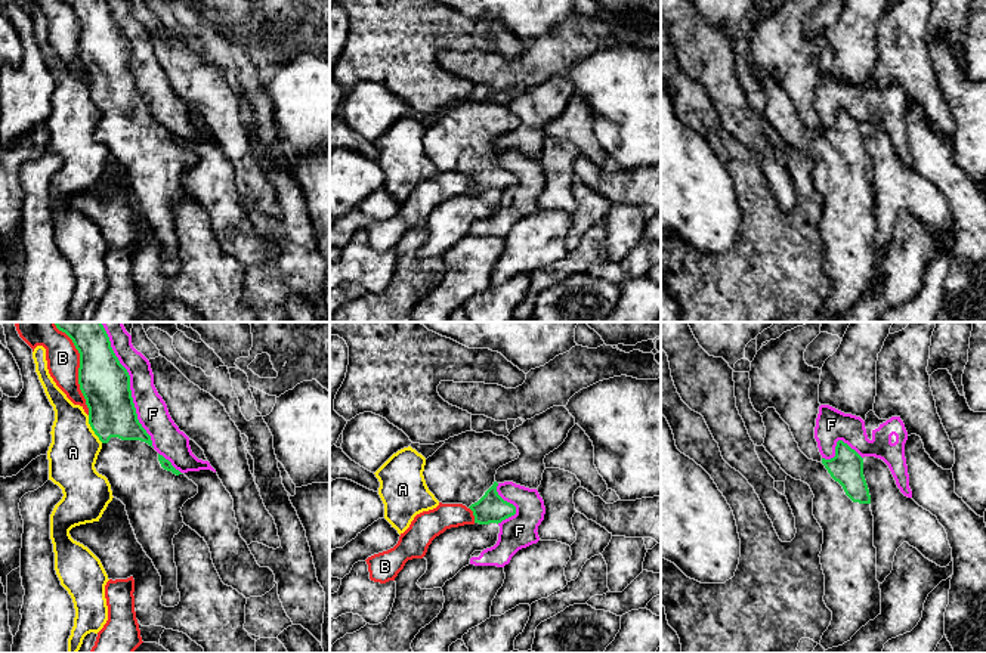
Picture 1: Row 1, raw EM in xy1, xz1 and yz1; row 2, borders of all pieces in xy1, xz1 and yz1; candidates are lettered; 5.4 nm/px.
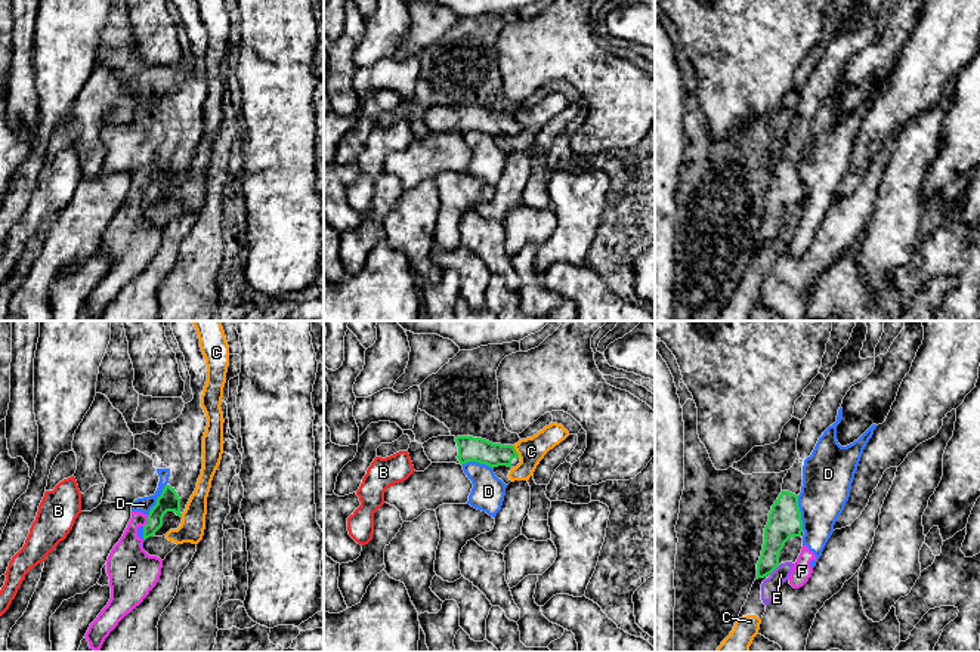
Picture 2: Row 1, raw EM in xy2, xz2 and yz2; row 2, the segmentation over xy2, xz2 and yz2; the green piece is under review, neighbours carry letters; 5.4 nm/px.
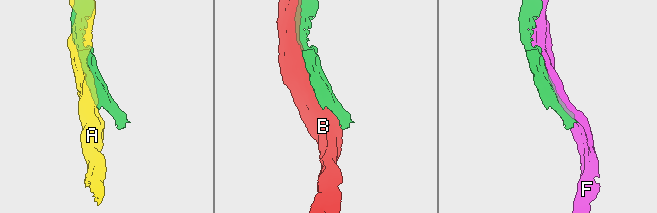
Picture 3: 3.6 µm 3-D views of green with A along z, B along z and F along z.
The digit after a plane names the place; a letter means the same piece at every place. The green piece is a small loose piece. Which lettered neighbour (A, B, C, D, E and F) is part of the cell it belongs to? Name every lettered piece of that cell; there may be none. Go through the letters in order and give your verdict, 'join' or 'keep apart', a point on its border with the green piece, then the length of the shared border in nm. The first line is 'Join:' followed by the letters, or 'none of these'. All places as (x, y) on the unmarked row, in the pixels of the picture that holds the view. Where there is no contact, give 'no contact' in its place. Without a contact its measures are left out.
Join: none of these
A: keep apart; meets green in xy1 at (92, 98); contact 170 nm long
B: keep apart; meets green in xy1 at (79, 42); contact 480 nm long
C: keep apart; meets green in xz2 at (515, 120); contact 80 nm long
D: keep apart; meets green in yz2 at (800, 182); contact 190 nm long
E: keep apart; meets green in yz2 at (773, 238); contact 80 nm long
F: keep apart; meets green in xy1 at (129, 58); contact 700 nm long

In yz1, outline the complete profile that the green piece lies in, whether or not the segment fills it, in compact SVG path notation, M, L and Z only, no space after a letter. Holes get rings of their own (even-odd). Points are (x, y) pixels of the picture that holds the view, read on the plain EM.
M767 77L761 86L766 120L788 145L807 152L815 164L813 185L823 199L819 223L825 244L823 270L832 281L819 313L825 319L843 315L881 284L874 185L863 127L838 109L834 127L809 129L775 77Z

